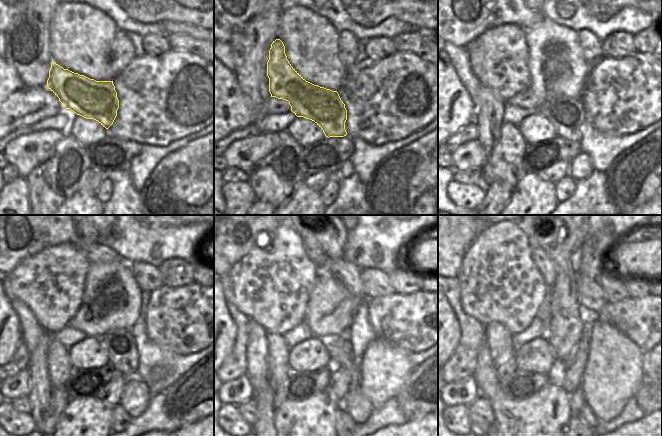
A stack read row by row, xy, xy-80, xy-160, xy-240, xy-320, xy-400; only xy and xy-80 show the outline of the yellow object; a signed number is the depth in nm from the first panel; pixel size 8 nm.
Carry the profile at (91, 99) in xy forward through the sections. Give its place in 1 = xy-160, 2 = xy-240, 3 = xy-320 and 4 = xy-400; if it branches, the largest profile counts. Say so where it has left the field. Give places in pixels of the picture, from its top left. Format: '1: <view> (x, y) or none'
1: xy-160 (499, 57)
2: xy-240 (50, 282)
3: xy-320 (272, 285)
4: xy-400 (499, 282)

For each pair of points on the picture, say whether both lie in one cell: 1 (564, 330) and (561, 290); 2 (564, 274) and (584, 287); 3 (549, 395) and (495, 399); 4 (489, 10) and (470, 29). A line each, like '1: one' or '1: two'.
1: one
2: two
3: one
4: one

